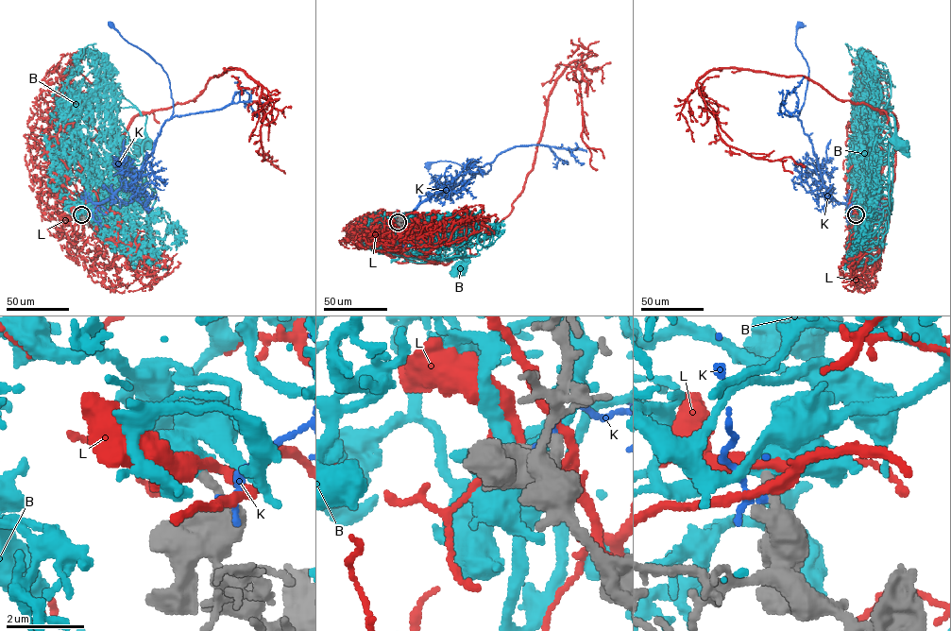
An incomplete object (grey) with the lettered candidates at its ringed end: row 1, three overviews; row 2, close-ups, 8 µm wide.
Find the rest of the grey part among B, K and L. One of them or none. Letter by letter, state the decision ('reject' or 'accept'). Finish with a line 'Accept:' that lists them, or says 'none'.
B: accept
K: reject
L: reject
Accept: B

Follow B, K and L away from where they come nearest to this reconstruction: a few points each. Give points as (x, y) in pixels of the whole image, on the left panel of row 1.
B: (81, 215), (114, 181), (120, 156), (122, 162), (139, 164), (147, 139), (144, 144)
K: (82, 215), (87, 208), (84, 205), (104, 202), (129, 183), (173, 112), (169, 80), (162, 67), (110, 25)
L: (81, 214), (114, 177), (130, 120), (194, 100), (229, 68), (262, 86), (263, 161), (278, 165)

